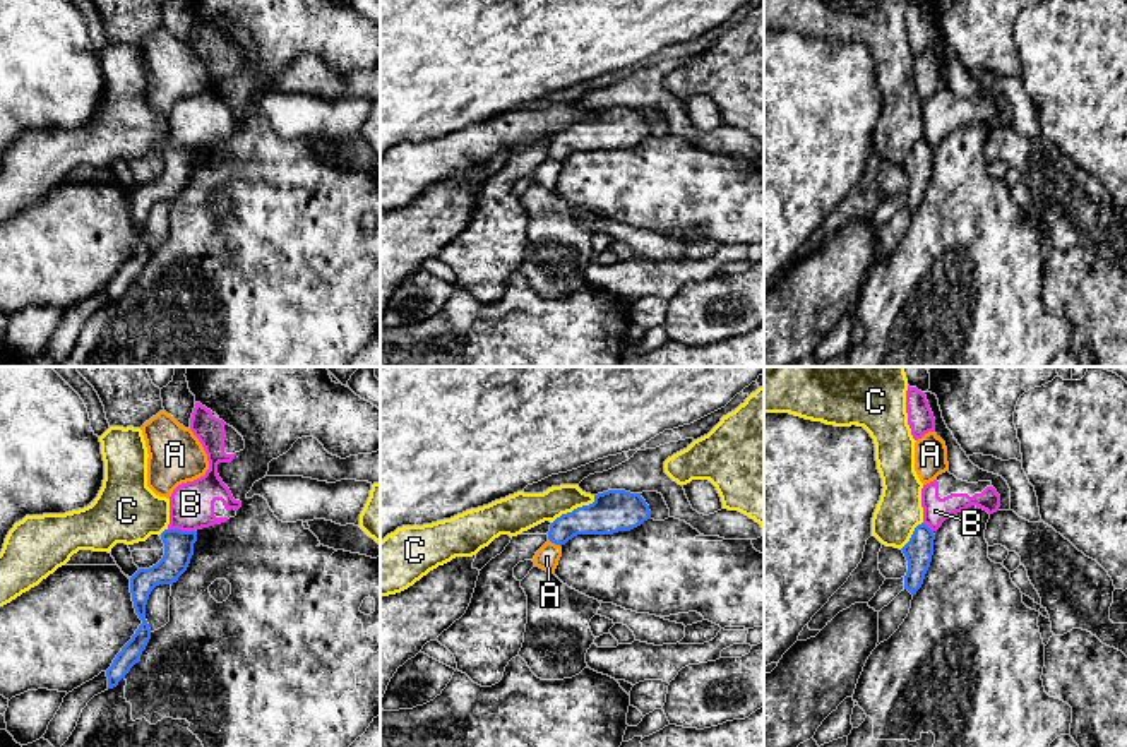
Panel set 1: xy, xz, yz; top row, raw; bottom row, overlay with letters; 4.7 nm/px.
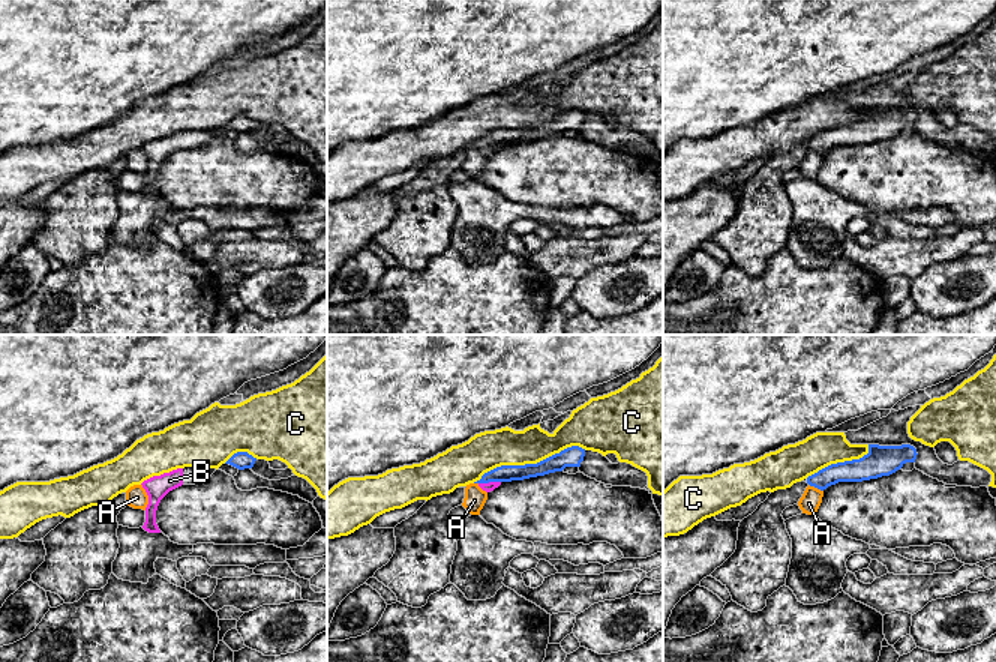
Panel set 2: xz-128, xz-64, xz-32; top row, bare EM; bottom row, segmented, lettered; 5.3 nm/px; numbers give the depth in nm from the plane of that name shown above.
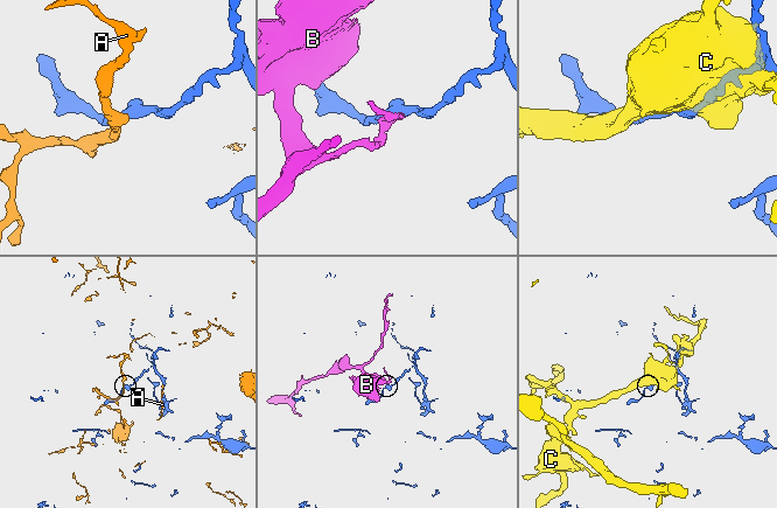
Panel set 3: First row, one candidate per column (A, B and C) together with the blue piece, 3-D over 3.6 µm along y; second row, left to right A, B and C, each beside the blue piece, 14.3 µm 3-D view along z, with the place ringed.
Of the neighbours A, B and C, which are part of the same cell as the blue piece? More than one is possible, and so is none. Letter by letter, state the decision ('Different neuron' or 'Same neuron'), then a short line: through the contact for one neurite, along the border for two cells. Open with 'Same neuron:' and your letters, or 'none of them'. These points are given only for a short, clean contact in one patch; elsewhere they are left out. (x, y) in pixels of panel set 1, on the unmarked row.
Same neuron: none of them
A: Different neuron
B: Different neuron. Line: xy (168, 144), (194, 148)
C: Different neuron

